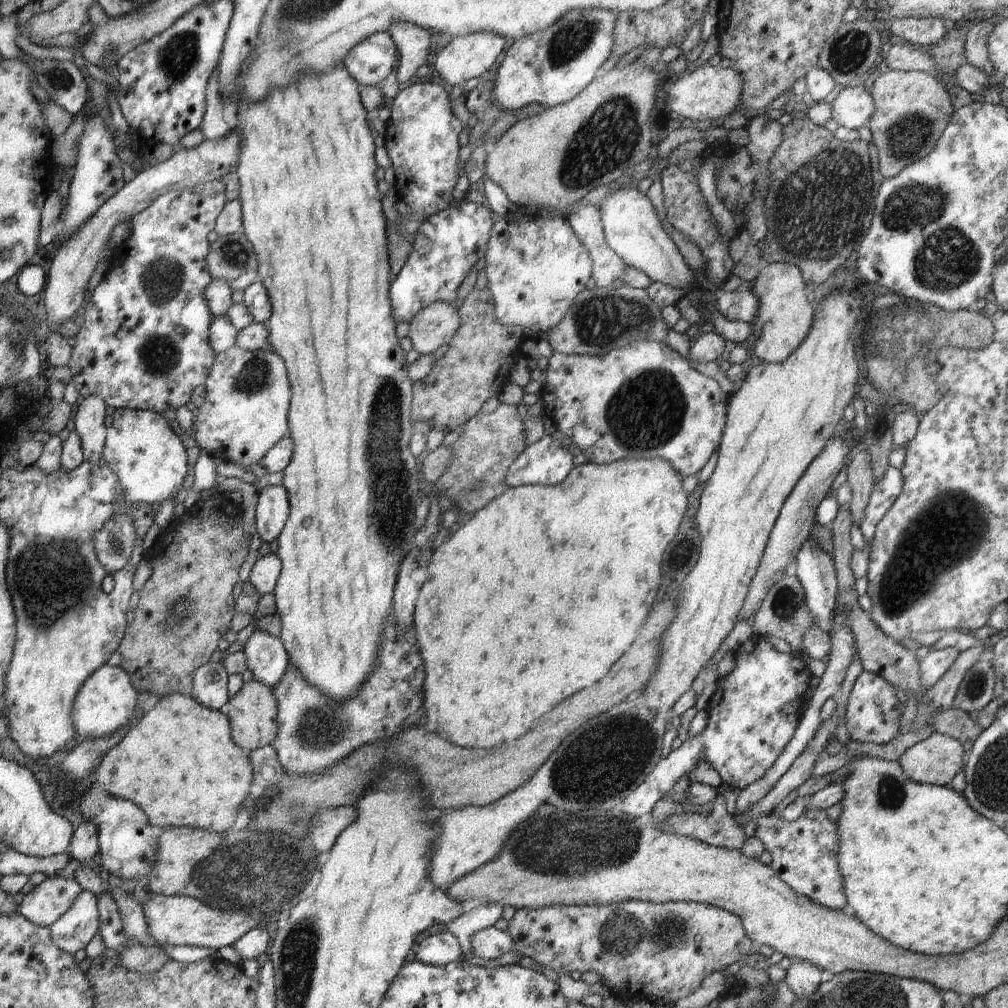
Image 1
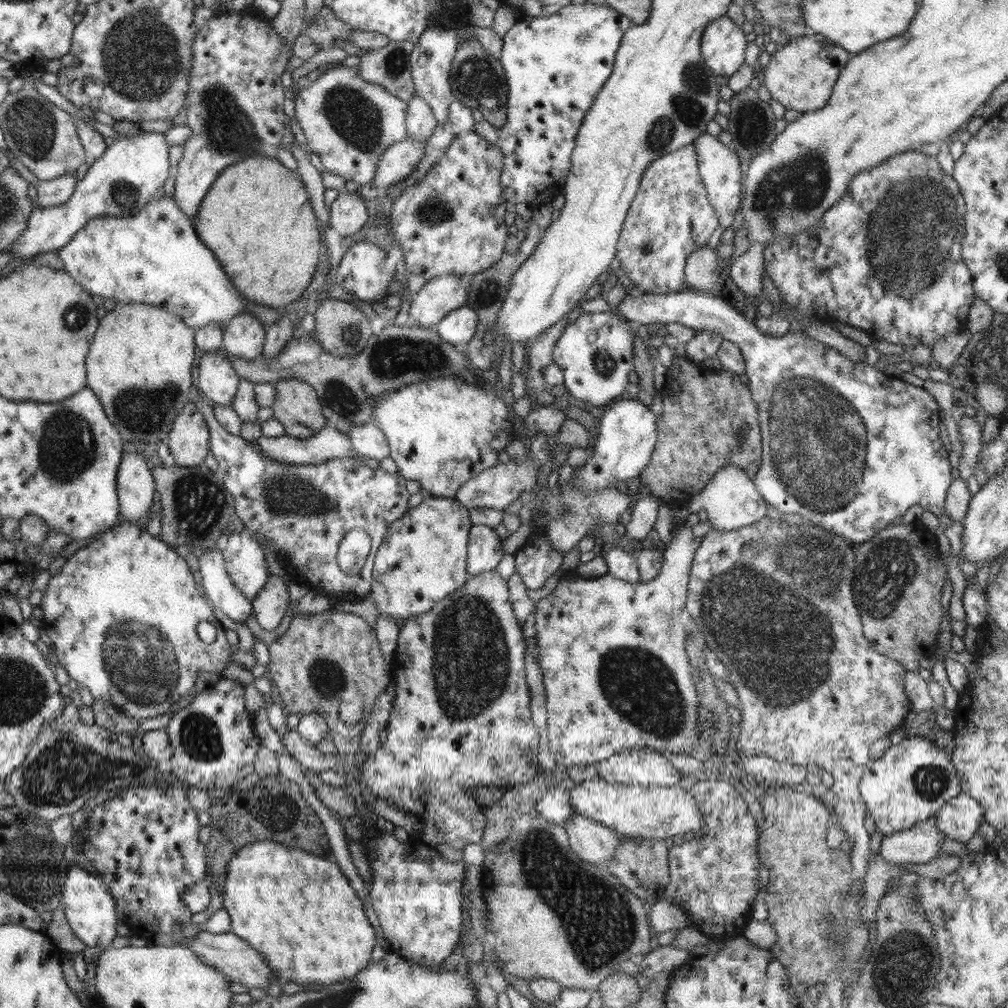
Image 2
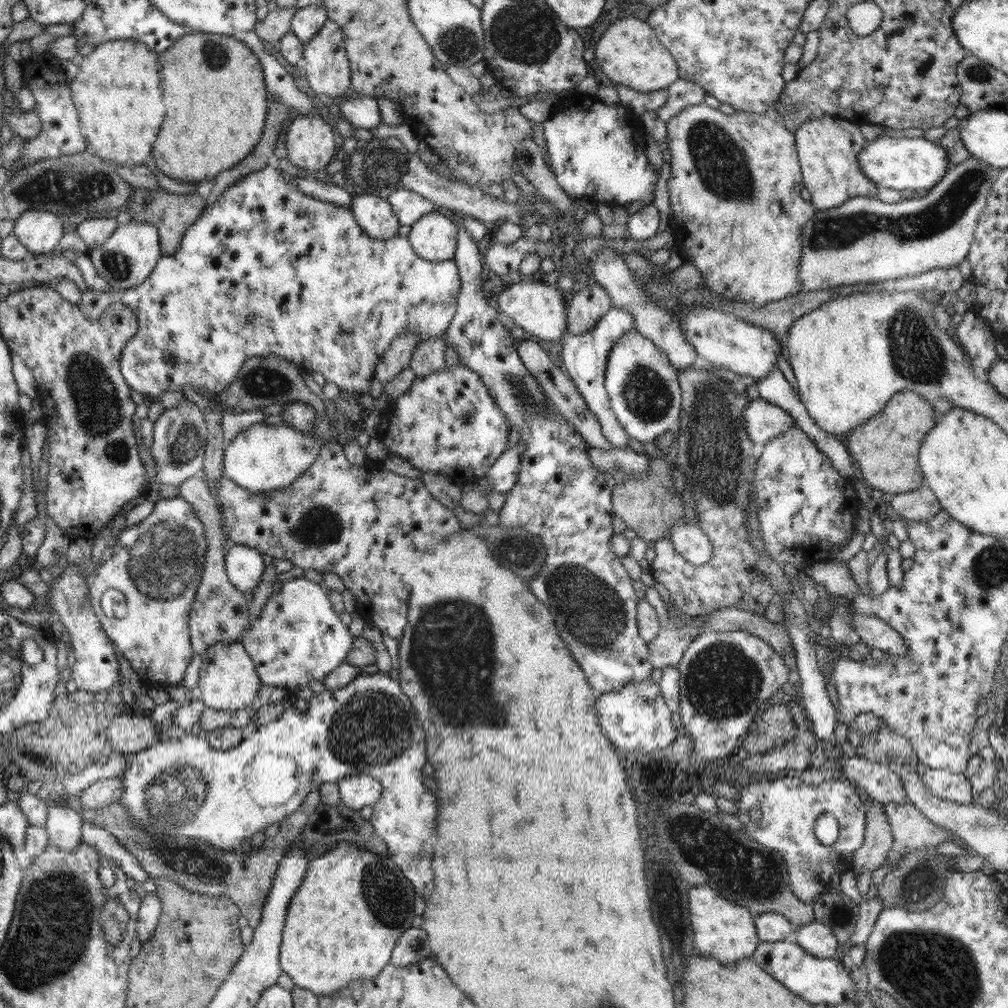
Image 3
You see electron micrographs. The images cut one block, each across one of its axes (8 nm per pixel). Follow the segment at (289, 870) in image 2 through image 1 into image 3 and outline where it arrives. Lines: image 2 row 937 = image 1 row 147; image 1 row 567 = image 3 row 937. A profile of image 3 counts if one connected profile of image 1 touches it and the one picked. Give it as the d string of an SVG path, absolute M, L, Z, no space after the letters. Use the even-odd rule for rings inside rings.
M342 842L332 852L308 864L306 876L290 900L281 936L281 969L290 976L295 986L318 996L333 996L352 982L372 980L389 963L400 935L417 923L413 908L412 884L402 876L400 868L390 857L364 852L354 844Z

